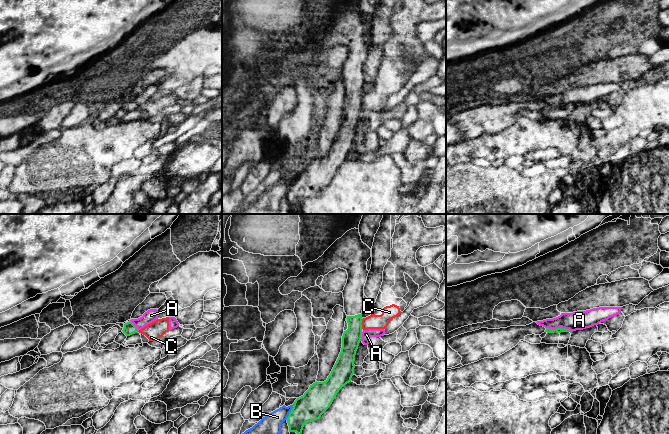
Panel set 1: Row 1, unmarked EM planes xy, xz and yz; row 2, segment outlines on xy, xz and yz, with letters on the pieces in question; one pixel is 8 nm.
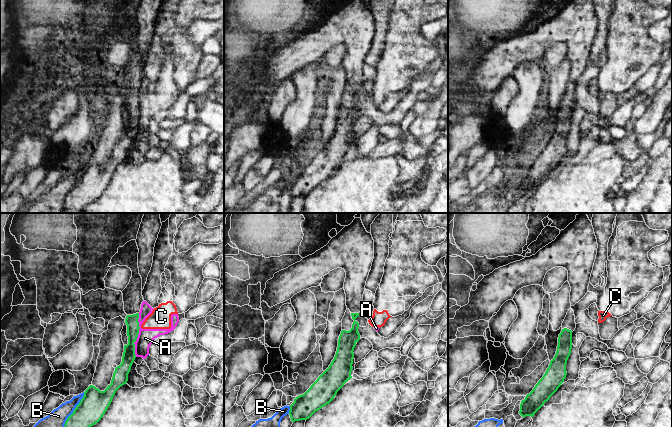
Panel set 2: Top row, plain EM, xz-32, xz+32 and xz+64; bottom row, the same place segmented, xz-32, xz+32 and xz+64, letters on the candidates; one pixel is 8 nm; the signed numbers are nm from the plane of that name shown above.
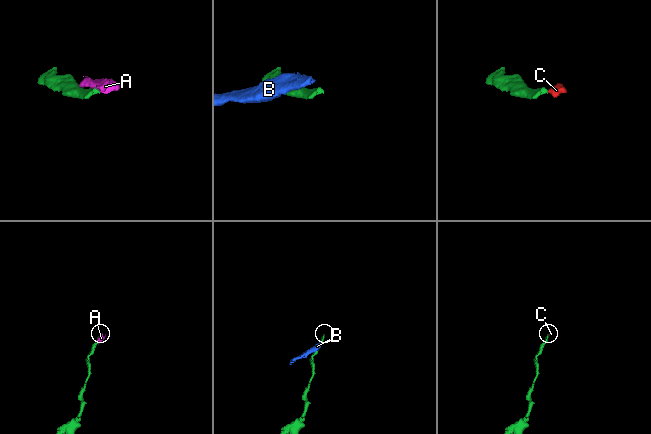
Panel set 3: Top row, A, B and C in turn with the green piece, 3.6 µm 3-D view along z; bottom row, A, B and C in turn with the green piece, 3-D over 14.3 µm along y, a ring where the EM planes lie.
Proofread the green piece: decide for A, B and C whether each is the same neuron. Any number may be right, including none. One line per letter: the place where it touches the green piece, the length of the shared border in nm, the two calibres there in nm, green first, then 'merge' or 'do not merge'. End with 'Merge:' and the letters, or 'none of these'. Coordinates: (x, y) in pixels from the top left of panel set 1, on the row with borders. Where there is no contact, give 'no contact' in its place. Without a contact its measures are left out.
A: yz (559, 328) | 220 nm | 50/150 nm | do not merge
B: xz (291, 411) | 150 nm | 220/160 nm | do not merge
C: xz (361, 322) | 90 nm | 150/120 nm | do not merge
Merge: none of these

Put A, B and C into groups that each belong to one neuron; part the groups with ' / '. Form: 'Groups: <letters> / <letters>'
Groups: A B C

